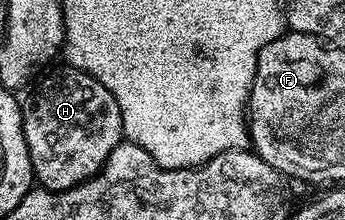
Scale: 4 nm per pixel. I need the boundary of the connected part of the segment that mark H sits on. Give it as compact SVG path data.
M69 67L63 70L63 73L44 78L42 86L31 95L30 102L25 102L22 111L22 130L28 143L28 155L32 159L34 180L41 188L54 193L71 189L95 177L104 167L108 155L112 155L114 148L124 139L120 107L112 91L108 91L108 87L104 87L104 83L97 81L91 73Z

